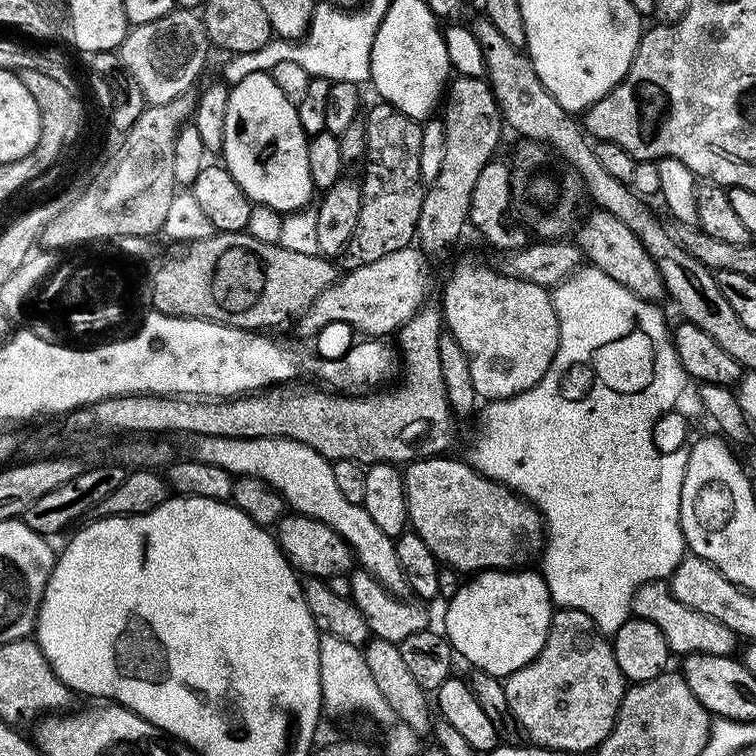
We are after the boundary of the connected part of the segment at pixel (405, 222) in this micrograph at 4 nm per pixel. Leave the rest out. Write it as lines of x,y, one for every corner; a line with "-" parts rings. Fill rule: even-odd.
377,102
366,112
366,142
368,151
362,164
362,174
378,176
378,192
364,194
362,210
358,218
358,240
350,245
350,250
343,250
344,268
351,270
358,266
366,266
374,262
374,258
382,258
382,254
394,254
394,250
409,247
416,240
418,214
422,214
422,202
426,191
425,181
420,175
420,159
422,158
421,121
412,120
394,105
-
380,234
380,244
372,244
372,238

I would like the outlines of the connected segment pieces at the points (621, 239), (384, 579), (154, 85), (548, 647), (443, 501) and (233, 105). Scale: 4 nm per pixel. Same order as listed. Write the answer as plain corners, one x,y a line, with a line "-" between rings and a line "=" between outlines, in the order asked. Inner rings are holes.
603,210
593,211
593,215
579,227
576,244
581,255
593,266
614,278
620,285
626,285
632,293
644,300
660,302
666,293
657,264
642,246
640,239
628,226
624,226
618,218
=
202,436
195,441
195,459
204,460
207,464
222,466
222,470
231,472
233,477
253,476
269,484
280,494
285,505
293,513
318,518
326,522
330,530
339,534
352,547
359,567
364,568
382,586
393,594
404,594
409,591
402,566
399,565
396,553
396,540
378,530
374,518
366,514
363,504
350,502
342,494
338,481
334,478
332,461
327,460
318,450
302,446
286,438
214,438
=
175,8
170,14
156,19
154,22
133,25
128,31
127,38
120,44
118,55
125,71
135,78
136,84
142,90
145,103
154,106
165,105
166,102
172,101
194,86
192,84
201,74
206,64
208,50
211,48
203,19
191,9
-
164,36
170,36
171,40
176,42
169,48
167,57
164,56
=
561,608
553,611
552,621
550,622
550,630
546,634
546,642
542,646
542,650
536,657
531,660
526,666
522,666
522,670
514,670
514,674
503,677
504,682
504,700
507,702
509,715
520,724
521,728
526,732
529,740
533,745
550,750
558,750
561,754
568,752
588,752
599,748
600,743
607,738
610,730
616,721
616,715
620,709
620,703
624,697
626,681
622,670
618,670
618,662
612,653
612,645
609,637
598,630
598,626
592,621
589,616
582,614
582,610
574,610
573,608
=
441,454
412,461
403,469
404,489
408,499
410,528
425,542
441,565
449,564
464,574
491,572
493,570
520,570
523,564
541,555
546,543
544,517
539,510
519,496
506,484
499,484
476,471
471,463
451,460
451,455
=
271,73
250,74
229,89
226,120
224,122
222,162
244,193
255,205
272,207
281,214
289,214
307,207
315,188
310,178
309,137
302,130
295,101
286,98

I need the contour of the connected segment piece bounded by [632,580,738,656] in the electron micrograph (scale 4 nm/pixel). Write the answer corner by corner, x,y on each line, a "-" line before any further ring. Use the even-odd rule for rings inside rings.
655,580
636,588
632,599
632,616
637,620
654,622
654,626
662,630
662,635
665,636
668,647
673,653
701,652
702,654
732,656
734,652
732,647
738,643
736,633
722,626
722,622
686,606
686,602
678,602
678,598
672,596
671,587
662,580

